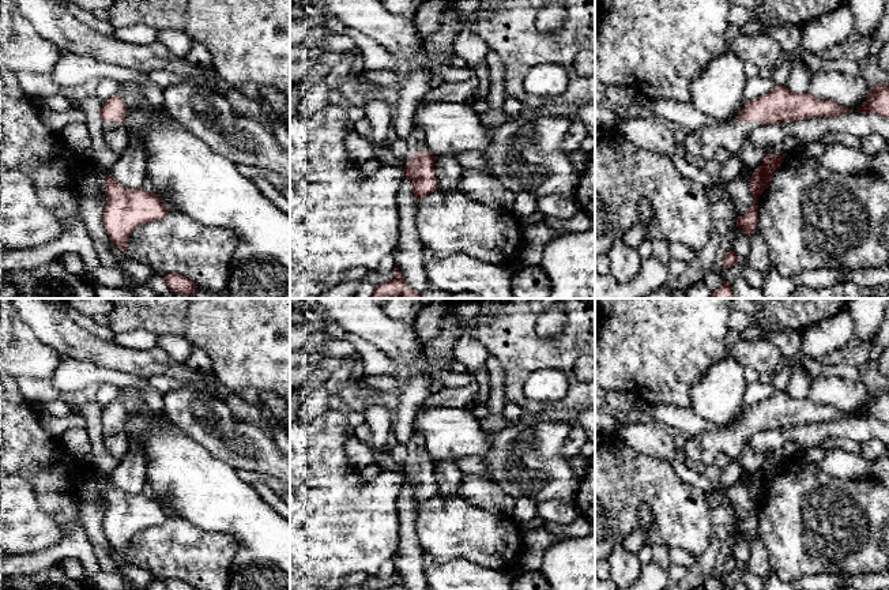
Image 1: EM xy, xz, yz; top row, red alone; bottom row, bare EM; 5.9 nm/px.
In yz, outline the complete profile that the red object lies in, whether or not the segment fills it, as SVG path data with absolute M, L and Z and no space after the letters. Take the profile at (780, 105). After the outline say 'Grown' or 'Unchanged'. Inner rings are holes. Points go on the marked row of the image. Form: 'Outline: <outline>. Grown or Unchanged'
Outline: M786 86L745 104L737 119L728 124L702 127L696 131L705 161L715 157L717 149L739 151L743 139L760 125L783 124L811 117L837 117L854 110L833 101L820 99L810 93L796 94Z. Grown

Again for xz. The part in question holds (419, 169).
Outline: M414 125L407 136L407 142L408 153L402 166L411 183L415 199L419 202L423 196L438 189L434 170L436 157L429 151L421 128Z. Grown

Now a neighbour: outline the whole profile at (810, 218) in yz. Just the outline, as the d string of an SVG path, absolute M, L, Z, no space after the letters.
M802 146L786 155L771 185L758 198L757 230L768 247L771 267L784 277L820 268L879 268L888 264L889 247L882 241L884 223L889 217L889 183L870 170L840 174L807 157Z

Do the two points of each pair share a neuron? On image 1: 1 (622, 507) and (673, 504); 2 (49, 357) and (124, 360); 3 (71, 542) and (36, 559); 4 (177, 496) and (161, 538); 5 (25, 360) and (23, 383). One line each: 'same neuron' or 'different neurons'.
1: same neuron
2: different neurons
3: same neuron
4: different neurons
5: different neurons

